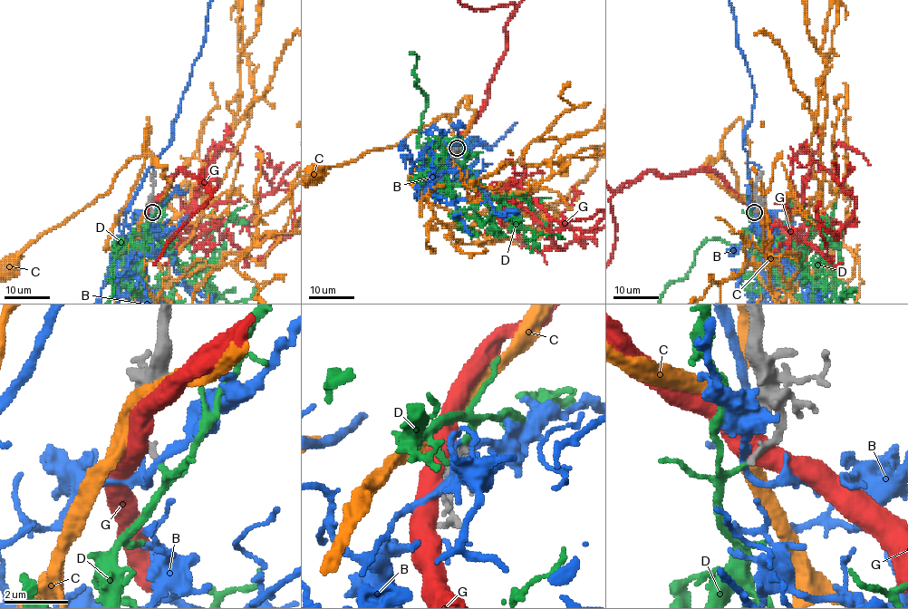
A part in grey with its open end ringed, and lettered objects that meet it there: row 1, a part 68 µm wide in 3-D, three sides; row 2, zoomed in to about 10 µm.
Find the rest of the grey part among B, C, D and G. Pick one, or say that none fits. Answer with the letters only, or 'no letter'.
D

